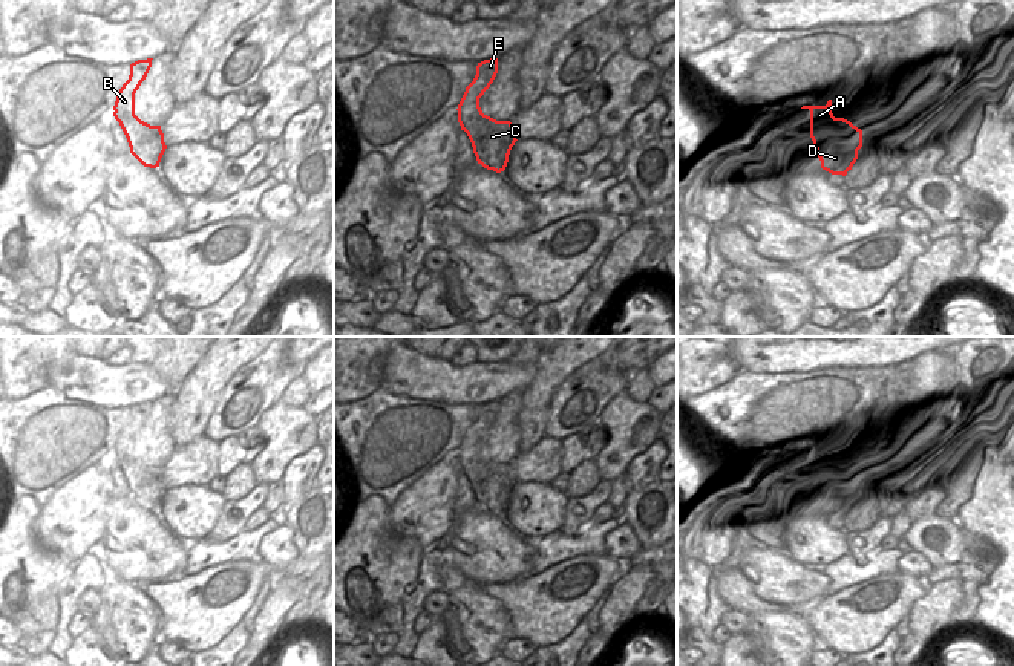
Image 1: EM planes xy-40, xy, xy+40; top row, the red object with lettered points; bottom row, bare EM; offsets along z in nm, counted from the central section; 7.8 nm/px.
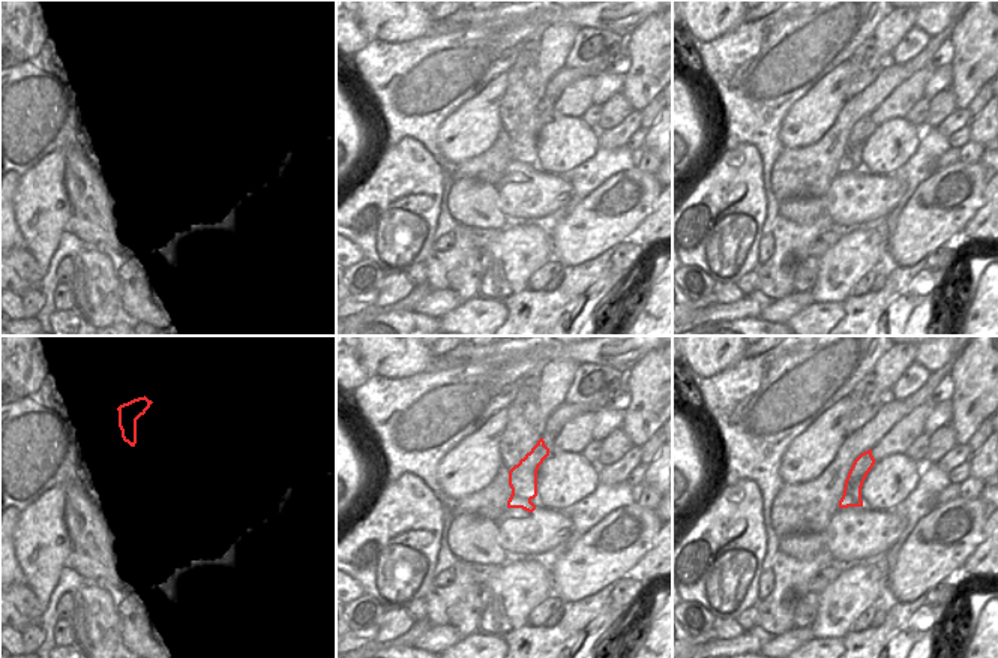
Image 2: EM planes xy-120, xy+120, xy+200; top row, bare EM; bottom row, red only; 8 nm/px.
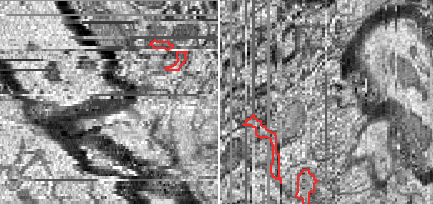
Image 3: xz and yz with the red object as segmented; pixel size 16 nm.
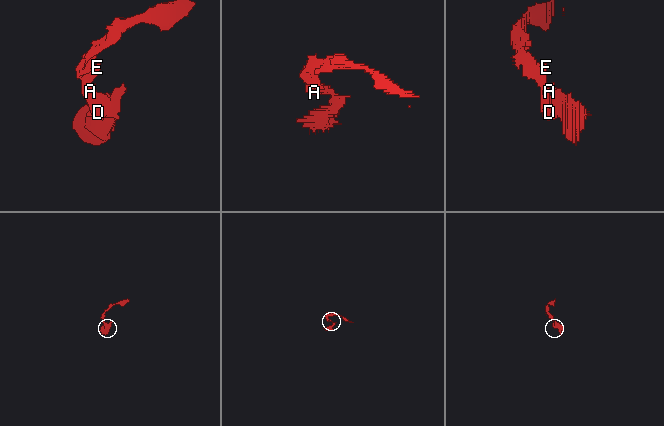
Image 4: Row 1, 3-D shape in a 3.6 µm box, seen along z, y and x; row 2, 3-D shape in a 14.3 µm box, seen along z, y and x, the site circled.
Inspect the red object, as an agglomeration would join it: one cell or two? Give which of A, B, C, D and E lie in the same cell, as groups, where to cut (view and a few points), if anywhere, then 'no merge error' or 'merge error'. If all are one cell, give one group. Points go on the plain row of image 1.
A B C D E | no cut | no merge error

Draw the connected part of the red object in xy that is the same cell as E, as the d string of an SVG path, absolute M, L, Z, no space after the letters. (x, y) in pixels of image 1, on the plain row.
M498 401L478 406L473 424L458 447L458 465L472 485L478 507L501 516L515 488L516 476L510 464L496 464L482 456L479 441L490 430L498 416Z

